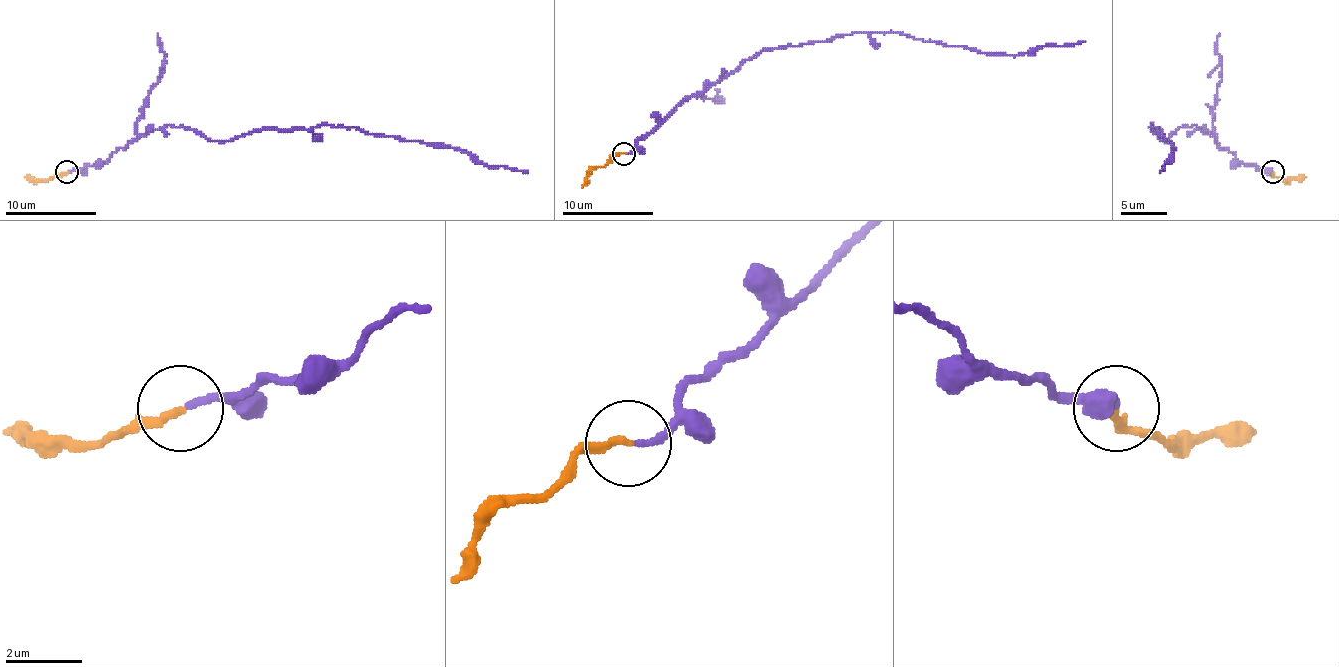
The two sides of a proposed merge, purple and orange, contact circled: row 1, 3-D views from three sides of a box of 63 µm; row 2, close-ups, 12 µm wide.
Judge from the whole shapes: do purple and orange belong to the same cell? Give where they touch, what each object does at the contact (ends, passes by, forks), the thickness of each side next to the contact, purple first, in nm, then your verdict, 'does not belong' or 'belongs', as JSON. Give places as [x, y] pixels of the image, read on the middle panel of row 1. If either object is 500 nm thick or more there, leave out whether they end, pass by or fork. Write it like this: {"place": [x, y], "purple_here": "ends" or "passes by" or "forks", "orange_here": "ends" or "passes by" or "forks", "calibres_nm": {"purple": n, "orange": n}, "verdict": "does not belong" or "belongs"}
{"place": [624, 154], "purple_here": "ends", "orange_here": "ends", "calibres_nm": {"purple": 170, "orange": 200}, "verdict": "does not belong"}

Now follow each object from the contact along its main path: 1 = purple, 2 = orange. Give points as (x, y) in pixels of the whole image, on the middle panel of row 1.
1: (626, 153), (678, 105), (767, 48), (827, 41), (854, 32), (902, 32), (923, 41), (1007, 55), (1085, 41)
2: (623, 153), (596, 167), (582, 187)

